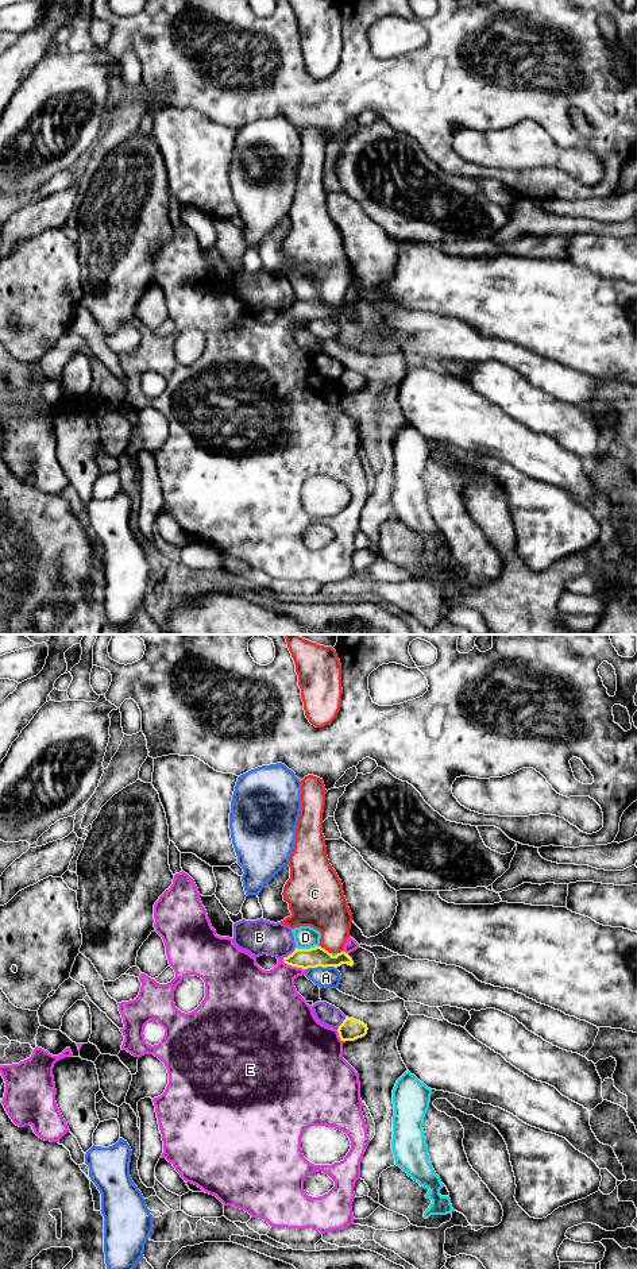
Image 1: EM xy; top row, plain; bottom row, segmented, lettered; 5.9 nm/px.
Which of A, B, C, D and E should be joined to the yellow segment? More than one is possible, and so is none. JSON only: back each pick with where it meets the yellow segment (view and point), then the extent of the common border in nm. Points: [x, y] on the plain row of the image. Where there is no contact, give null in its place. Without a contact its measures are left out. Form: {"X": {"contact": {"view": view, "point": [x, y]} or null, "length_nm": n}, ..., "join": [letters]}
{"join": []}

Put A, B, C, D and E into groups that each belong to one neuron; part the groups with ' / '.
A / B / C D / E

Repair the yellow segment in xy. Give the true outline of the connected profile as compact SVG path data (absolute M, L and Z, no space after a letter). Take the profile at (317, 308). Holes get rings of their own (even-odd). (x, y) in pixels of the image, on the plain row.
M314 298L310 301L298 301L296 300L292 306L283 309L283 315L292 319L308 321L317 319L340 319L341 316L354 317L352 310L345 304L340 304L336 308L329 305L321 298Z

